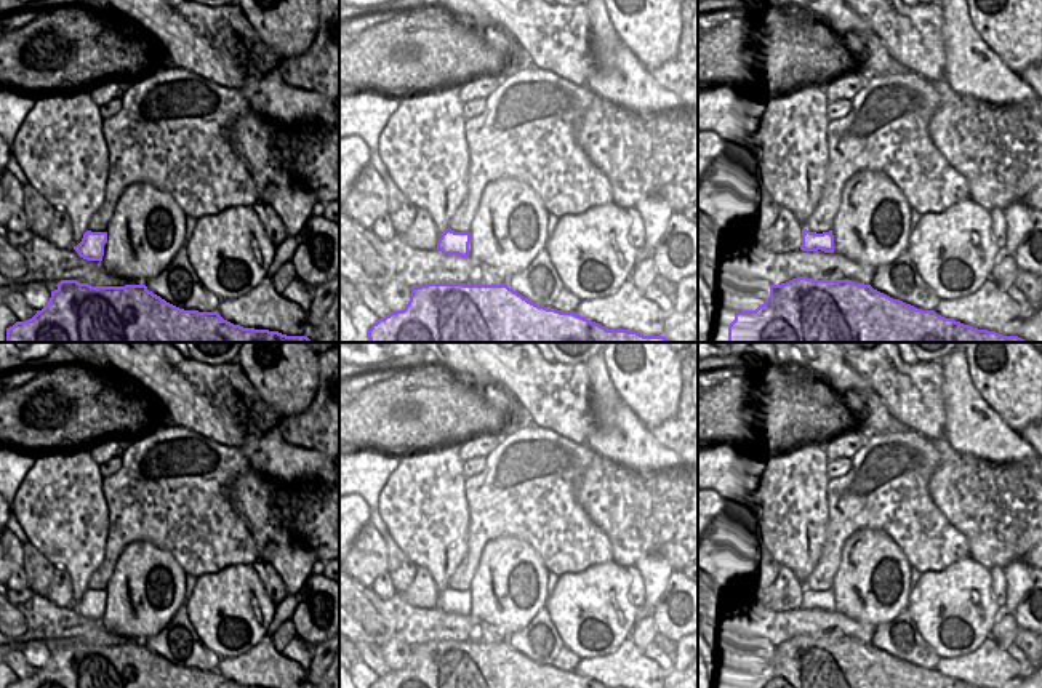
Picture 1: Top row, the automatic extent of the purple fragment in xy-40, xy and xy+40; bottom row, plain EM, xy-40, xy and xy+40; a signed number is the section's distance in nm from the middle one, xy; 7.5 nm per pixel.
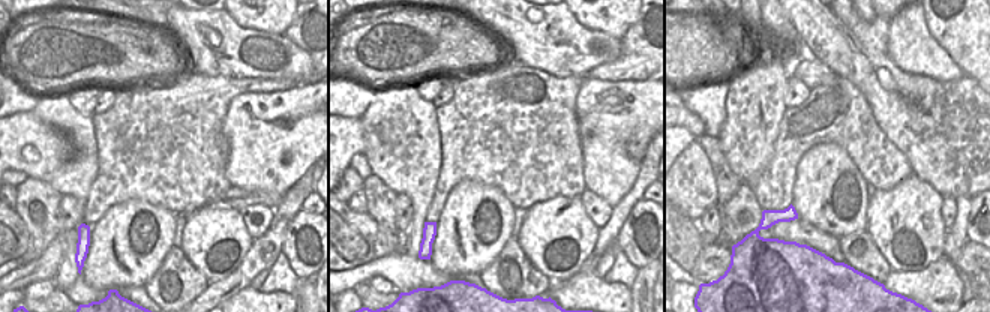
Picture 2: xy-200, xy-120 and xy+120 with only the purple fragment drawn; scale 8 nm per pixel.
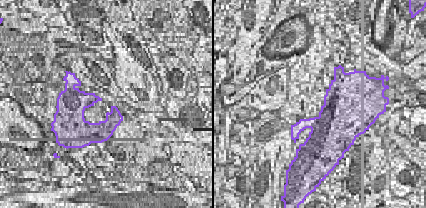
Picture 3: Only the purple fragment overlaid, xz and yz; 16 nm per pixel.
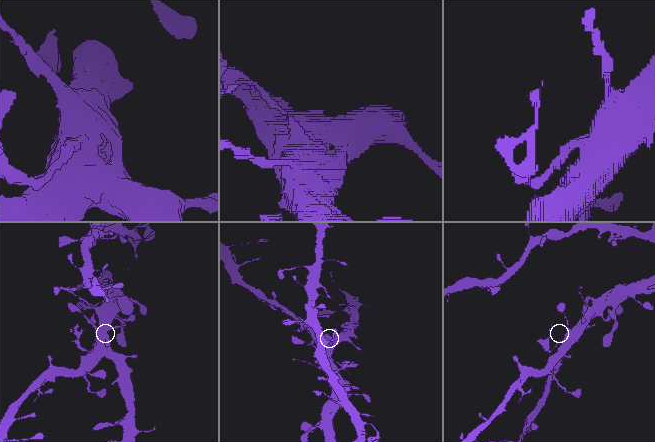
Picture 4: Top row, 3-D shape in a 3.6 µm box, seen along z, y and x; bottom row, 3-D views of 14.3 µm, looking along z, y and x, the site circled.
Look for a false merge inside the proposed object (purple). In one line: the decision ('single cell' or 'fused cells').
fused cells

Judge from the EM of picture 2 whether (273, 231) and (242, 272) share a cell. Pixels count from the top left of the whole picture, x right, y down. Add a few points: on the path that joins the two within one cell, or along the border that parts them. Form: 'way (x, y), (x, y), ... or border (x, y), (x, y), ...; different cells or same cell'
way (266, 242), (252, 261); same cell

